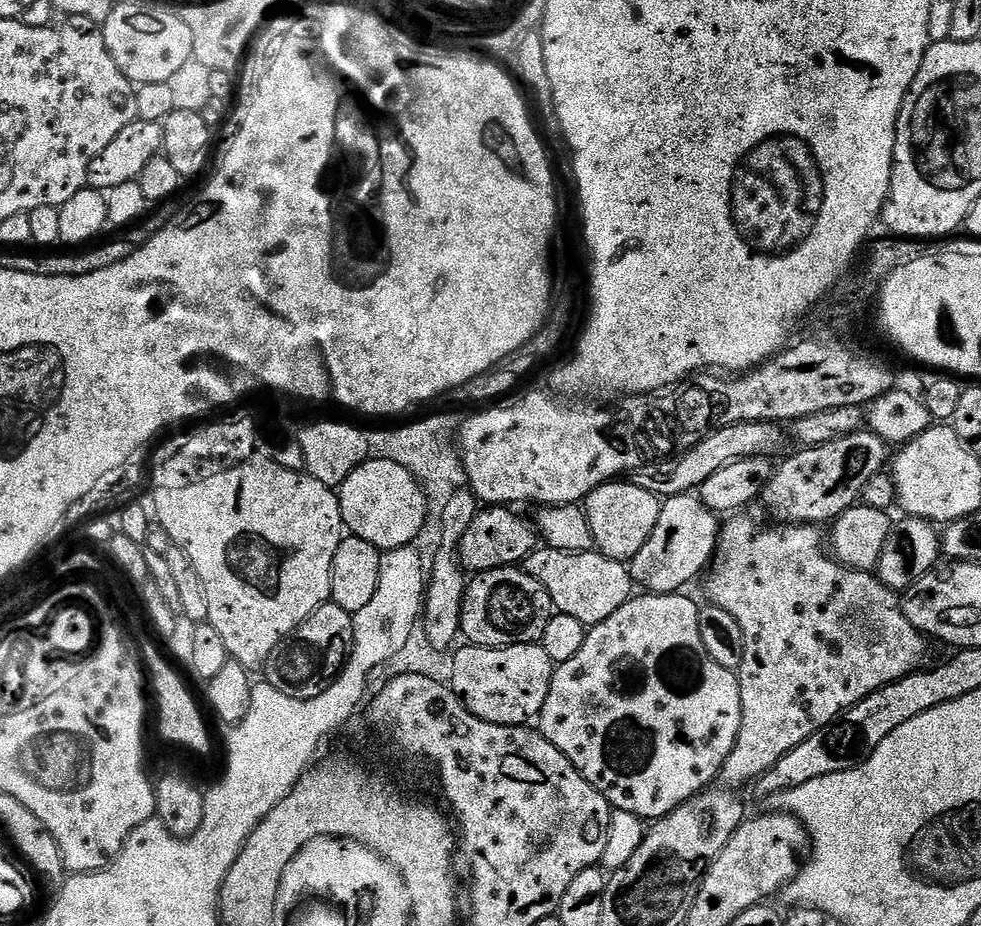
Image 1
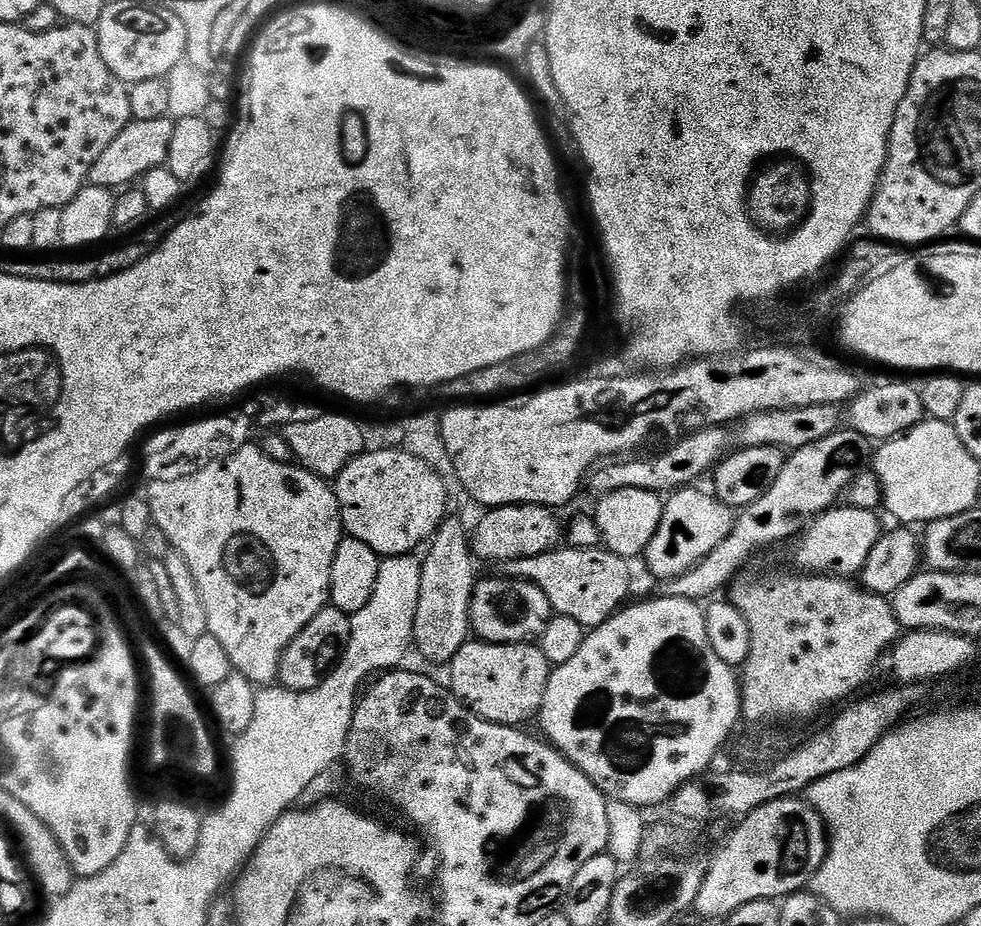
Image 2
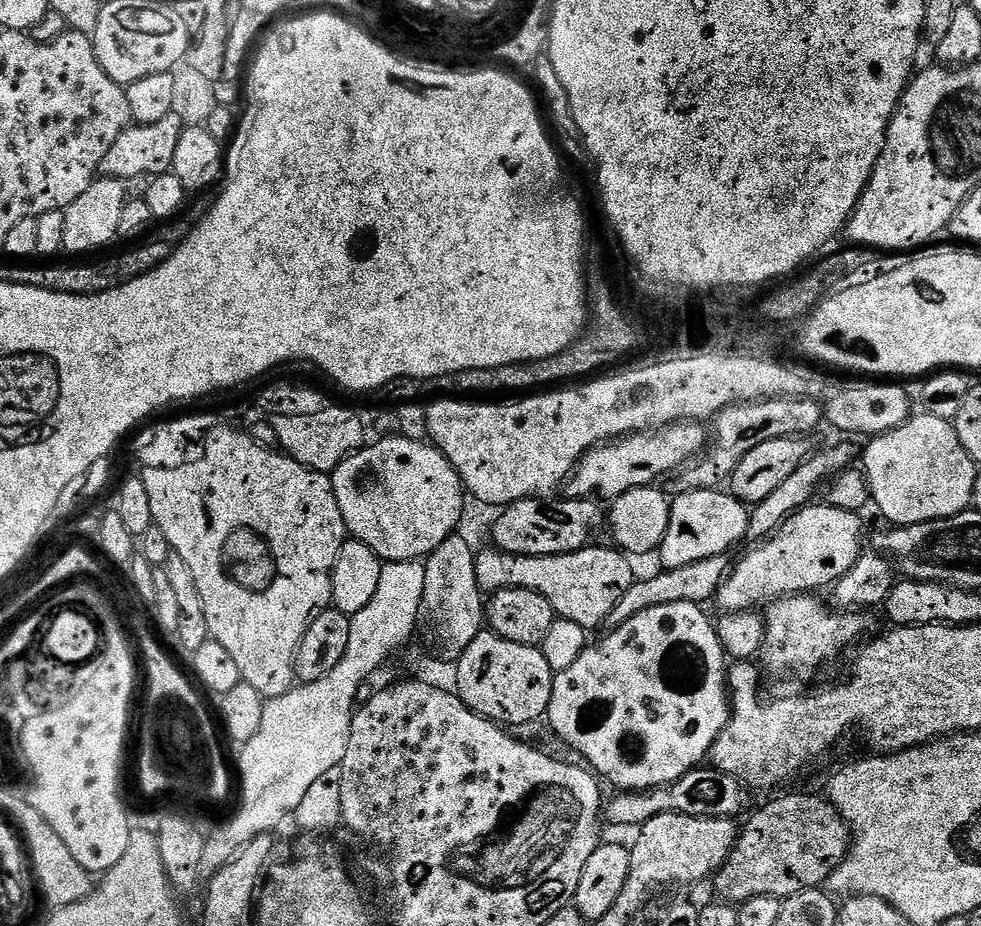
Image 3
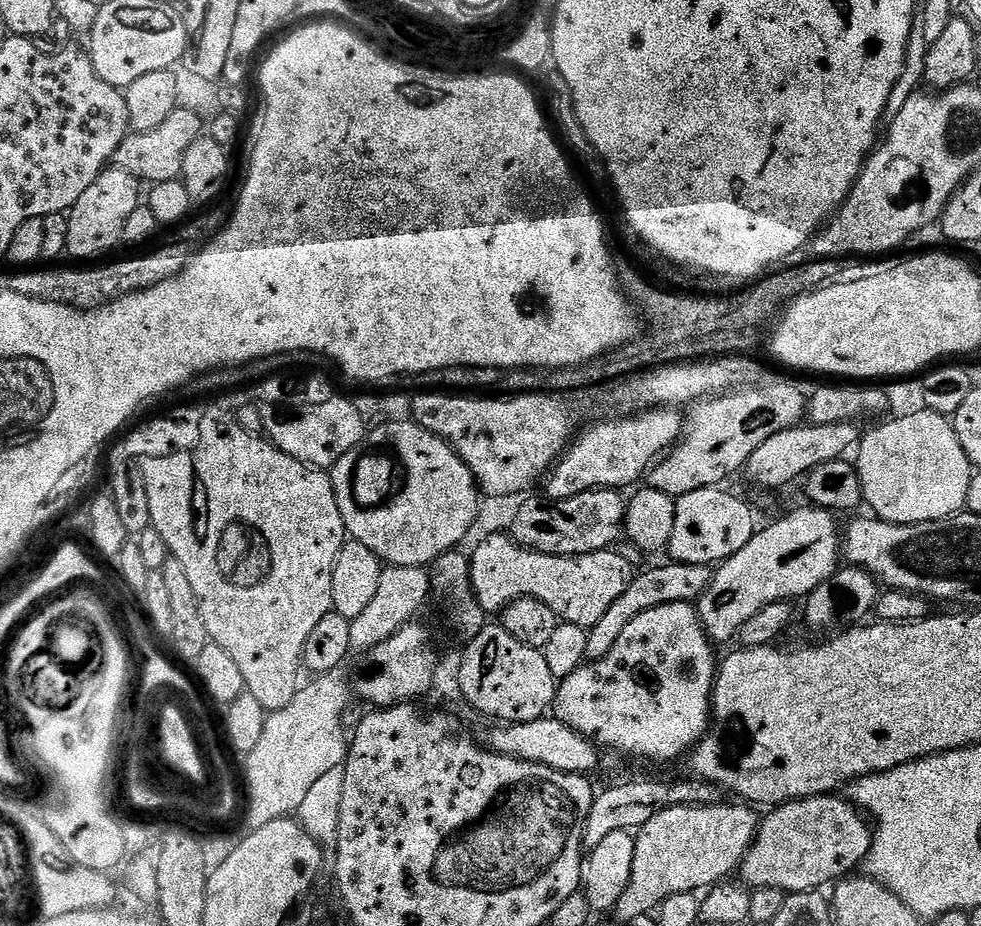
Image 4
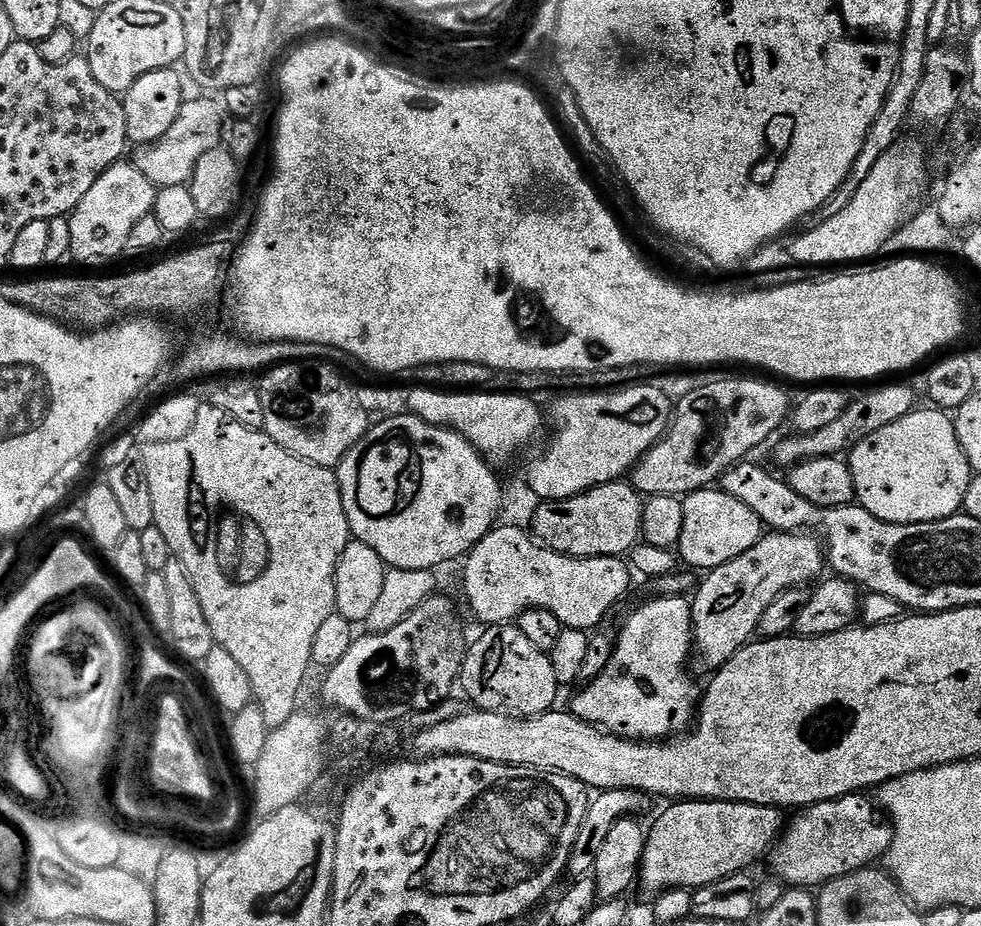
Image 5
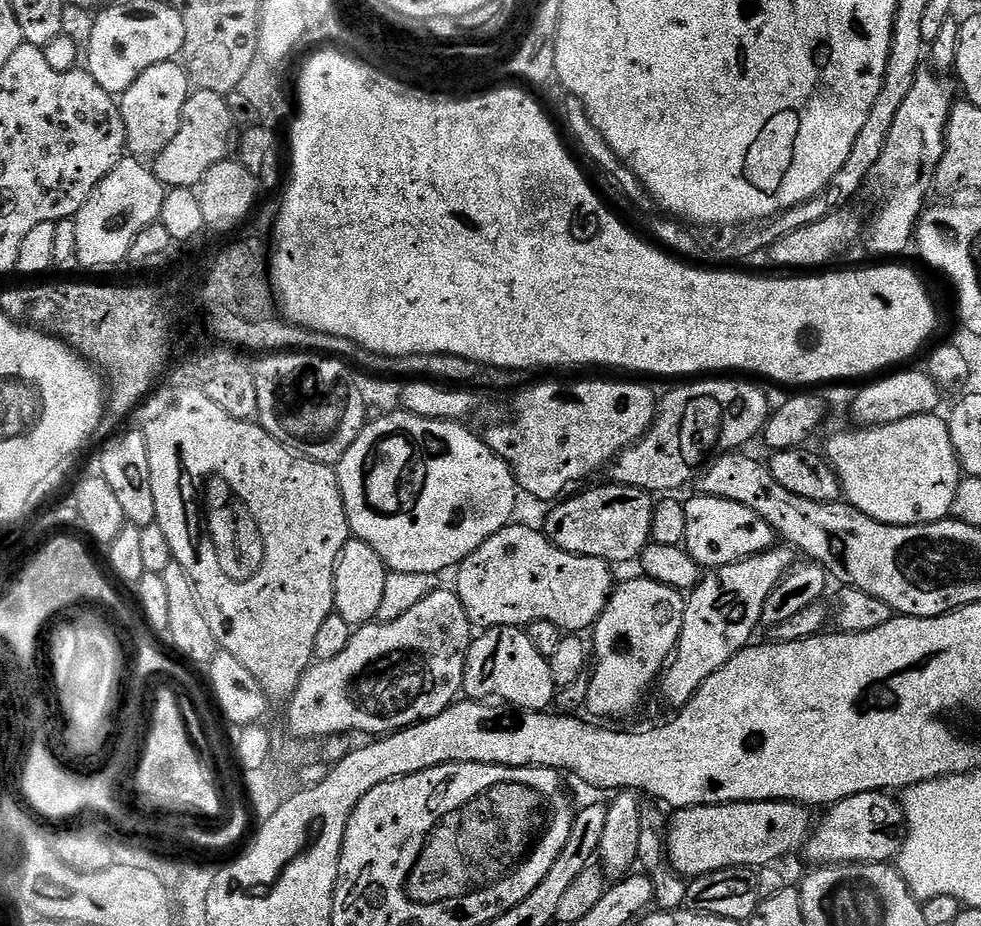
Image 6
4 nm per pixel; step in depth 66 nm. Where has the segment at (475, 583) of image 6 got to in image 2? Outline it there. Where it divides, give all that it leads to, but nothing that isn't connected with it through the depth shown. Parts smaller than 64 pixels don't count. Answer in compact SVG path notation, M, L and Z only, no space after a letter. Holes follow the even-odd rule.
M561 546L553 548L551 552L538 554L534 558L511 561L507 565L507 575L538 586L538 590L542 590L542 594L546 594L546 598L550 598L550 606L555 615L574 618L574 622L578 622L586 630L591 630L609 620L615 612L625 607L626 601L629 599L629 597L627 598L628 591L632 588L632 568L628 564L631 563L625 557L614 554L603 546L599 548Z

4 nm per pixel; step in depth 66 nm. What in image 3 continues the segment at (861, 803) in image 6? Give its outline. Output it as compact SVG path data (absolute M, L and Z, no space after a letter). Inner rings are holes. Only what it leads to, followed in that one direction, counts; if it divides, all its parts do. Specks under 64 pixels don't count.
M796 792L793 796L780 796L777 800L758 808L743 821L745 824L739 829L736 844L728 855L728 861L714 877L716 892L720 895L717 897L721 901L739 906L745 900L759 896L787 898L811 888L820 888L831 876L832 871L848 857L849 826L838 814L835 806L823 795L803 796L802 793Z

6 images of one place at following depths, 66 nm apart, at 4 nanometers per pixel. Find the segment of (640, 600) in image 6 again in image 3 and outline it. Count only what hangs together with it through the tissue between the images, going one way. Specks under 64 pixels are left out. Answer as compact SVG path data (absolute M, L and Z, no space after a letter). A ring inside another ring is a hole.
M674 602L670 606L654 606L650 610L642 610L642 614L634 614L630 622L622 622L622 626L611 629L605 640L600 640L589 646L585 652L570 666L570 670L555 673L552 678L552 693L550 706L546 713L546 721L556 731L560 740L565 740L578 755L579 759L605 785L613 784L617 793L646 792L654 788L661 788L686 774L690 770L701 767L709 759L714 742L718 734L728 725L730 719L730 693L728 690L728 674L726 671L726 653L722 642L716 633L715 623L704 613L705 609L699 604L690 602Z

